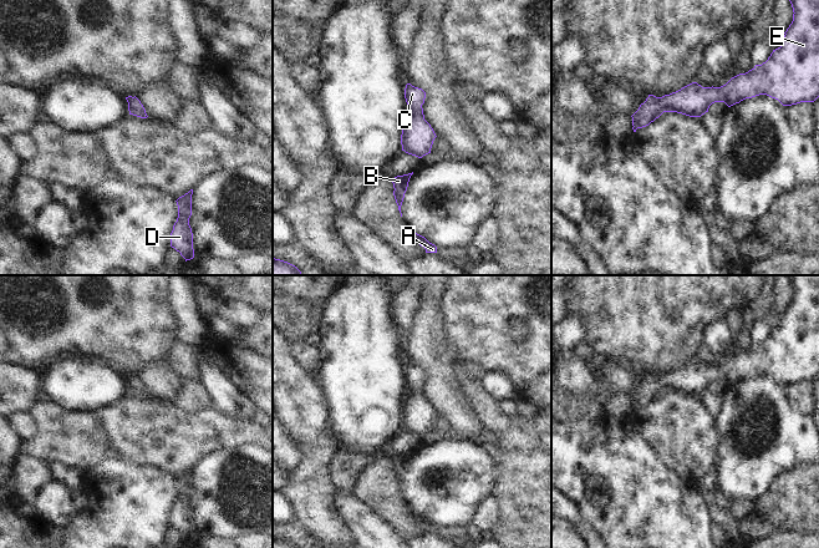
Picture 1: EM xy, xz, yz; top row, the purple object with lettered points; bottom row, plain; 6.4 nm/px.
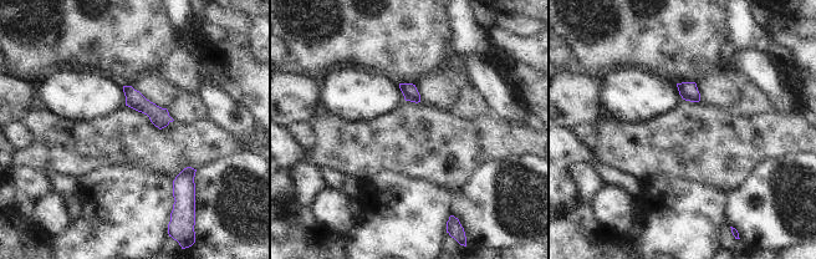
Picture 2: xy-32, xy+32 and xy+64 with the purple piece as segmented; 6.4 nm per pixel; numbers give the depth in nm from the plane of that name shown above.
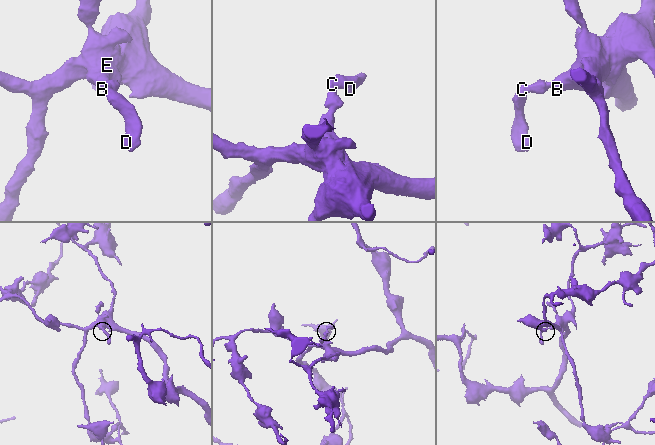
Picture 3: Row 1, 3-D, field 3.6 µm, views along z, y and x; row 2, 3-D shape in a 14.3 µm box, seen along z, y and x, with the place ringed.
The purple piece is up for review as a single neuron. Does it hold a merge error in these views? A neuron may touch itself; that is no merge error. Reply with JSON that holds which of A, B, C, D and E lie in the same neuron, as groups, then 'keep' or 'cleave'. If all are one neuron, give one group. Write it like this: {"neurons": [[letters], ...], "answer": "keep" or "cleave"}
{"neurons": [["A", "B", "C", "D", "E"]], "answer": "keep"}

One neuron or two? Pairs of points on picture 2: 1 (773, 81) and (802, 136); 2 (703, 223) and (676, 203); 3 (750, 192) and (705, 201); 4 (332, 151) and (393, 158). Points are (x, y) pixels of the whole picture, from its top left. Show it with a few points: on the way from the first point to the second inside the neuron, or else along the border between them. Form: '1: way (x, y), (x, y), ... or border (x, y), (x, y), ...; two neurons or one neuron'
1: border (770, 111), (801, 116); two neurons
2: way (697, 223), (682, 209); one neuron
3: border (728, 194), (725, 222); two neurons
4: way (347, 151), (378, 151); one neuron

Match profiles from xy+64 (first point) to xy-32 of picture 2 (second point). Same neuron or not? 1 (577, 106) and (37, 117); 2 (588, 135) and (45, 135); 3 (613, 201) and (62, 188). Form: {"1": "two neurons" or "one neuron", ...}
{"1": "two neurons", "2": "two neurons", "3": "two neurons"}

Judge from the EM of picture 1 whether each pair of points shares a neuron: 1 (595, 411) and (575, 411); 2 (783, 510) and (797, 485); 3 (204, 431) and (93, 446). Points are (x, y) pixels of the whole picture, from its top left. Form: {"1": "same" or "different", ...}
{"1": "same", "2": "same", "3": "same"}

